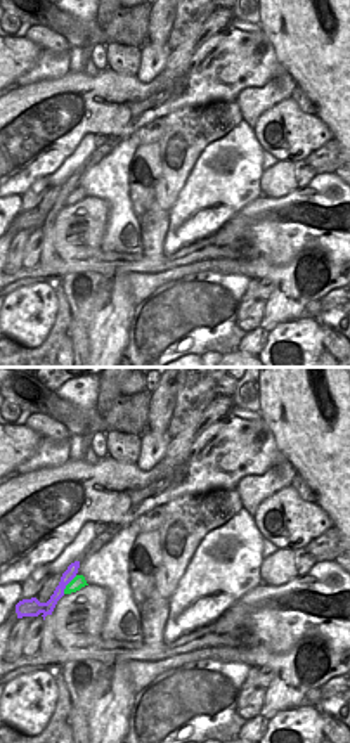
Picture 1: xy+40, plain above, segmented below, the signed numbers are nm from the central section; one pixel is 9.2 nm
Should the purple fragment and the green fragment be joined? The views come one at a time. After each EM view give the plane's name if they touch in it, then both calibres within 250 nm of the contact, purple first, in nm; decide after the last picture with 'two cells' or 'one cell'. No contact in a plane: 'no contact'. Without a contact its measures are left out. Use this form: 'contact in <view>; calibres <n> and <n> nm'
contact in xy+40; calibres 120 and 120 nm

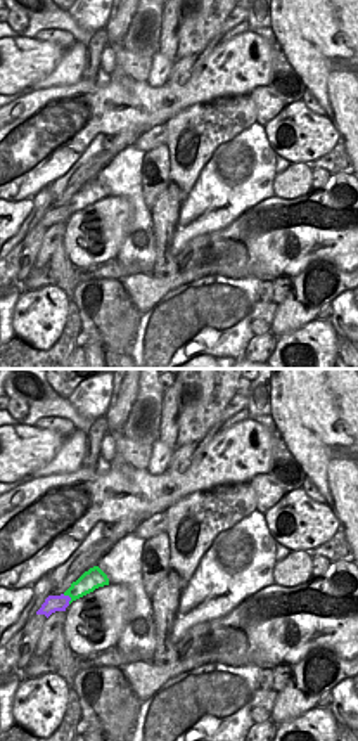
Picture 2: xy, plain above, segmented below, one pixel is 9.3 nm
contact in xy; calibres 160 and 190 nm

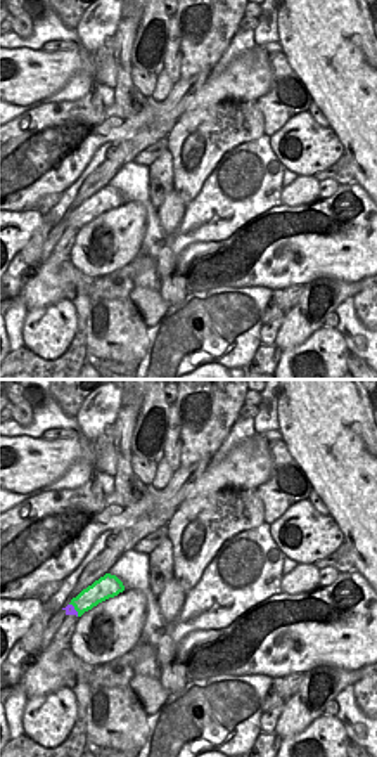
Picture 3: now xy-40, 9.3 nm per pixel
contact in xy-40; calibres 100 and 190 nm

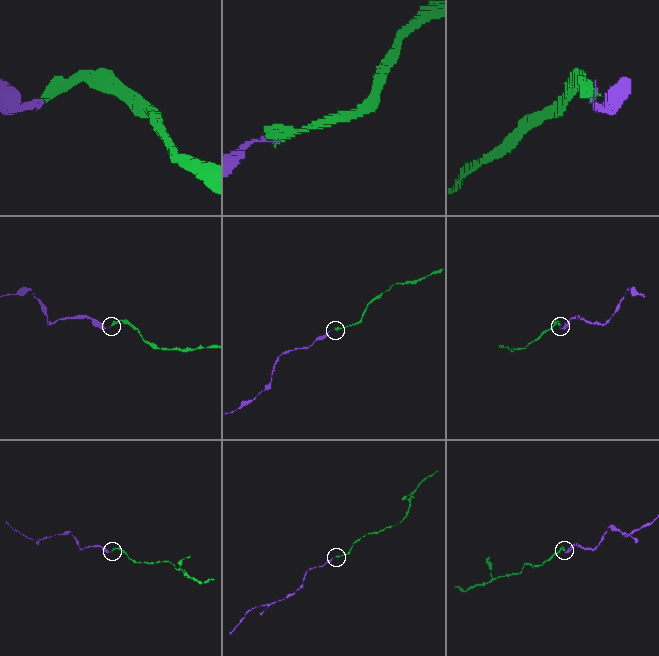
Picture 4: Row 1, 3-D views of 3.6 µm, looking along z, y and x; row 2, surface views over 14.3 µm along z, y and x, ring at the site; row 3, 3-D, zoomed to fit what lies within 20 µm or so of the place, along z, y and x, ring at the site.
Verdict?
one cell

